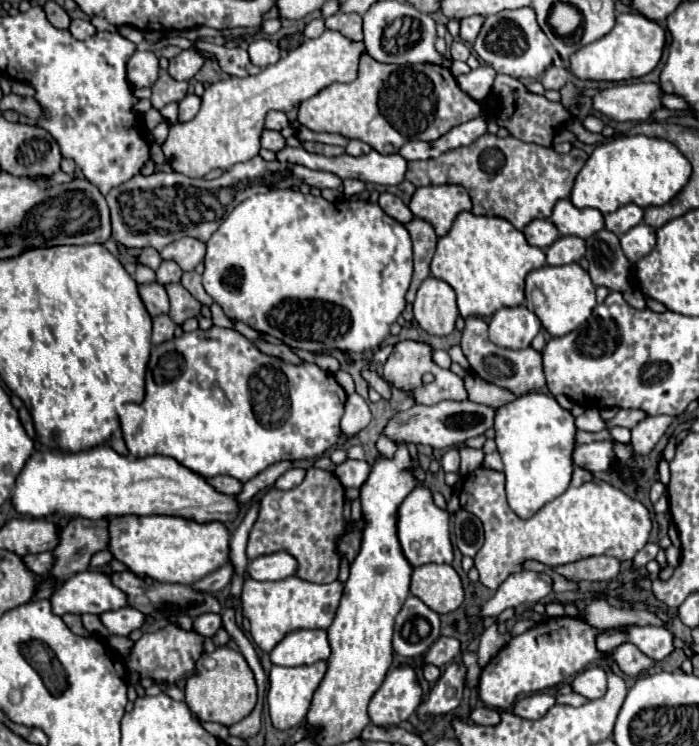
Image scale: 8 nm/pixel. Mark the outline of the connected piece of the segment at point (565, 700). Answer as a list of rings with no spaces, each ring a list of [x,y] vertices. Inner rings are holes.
[[[557,694],[555,698],[559,704],[567,704],[567,706],[581,706],[587,702],[587,698],[581,694]]]

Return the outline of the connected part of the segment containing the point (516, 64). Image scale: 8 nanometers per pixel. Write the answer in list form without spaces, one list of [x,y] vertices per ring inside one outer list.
[[[531,8],[503,10],[485,18],[485,24],[473,44],[477,56],[495,68],[497,74],[507,74],[513,78],[539,78],[551,66],[551,44],[535,20]]]

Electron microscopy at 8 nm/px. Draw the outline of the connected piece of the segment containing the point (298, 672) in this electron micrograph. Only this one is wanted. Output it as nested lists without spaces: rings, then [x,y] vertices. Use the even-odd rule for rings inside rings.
[[[319,660],[311,666],[295,666],[295,668],[285,668],[285,666],[273,666],[269,672],[269,692],[267,692],[267,704],[269,704],[269,714],[271,722],[279,730],[287,730],[291,726],[297,726],[305,720],[307,710],[311,706],[311,698],[319,682],[323,680],[327,670],[327,662]]]

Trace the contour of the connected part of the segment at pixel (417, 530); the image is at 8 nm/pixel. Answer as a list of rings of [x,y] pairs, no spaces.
[[[417,486],[399,508],[399,542],[405,558],[413,568],[435,562],[435,564],[451,564],[453,562],[453,546],[449,538],[449,514],[435,506],[431,492],[425,486]]]

